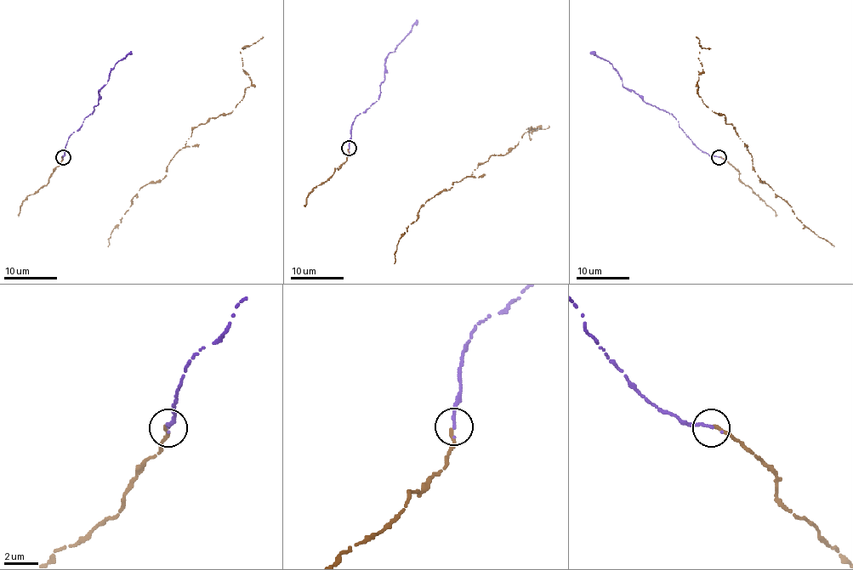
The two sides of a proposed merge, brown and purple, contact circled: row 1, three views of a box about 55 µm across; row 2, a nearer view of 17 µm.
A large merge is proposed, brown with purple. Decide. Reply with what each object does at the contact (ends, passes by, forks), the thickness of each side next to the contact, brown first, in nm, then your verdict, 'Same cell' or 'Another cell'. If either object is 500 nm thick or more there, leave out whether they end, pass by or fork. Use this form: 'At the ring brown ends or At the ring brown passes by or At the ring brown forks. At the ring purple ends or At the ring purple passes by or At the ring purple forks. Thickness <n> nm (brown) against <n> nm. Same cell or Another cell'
At the ring brown ends. At the ring purple ends. Thickness 200 nm (brown) against 200 nm. Same cell

